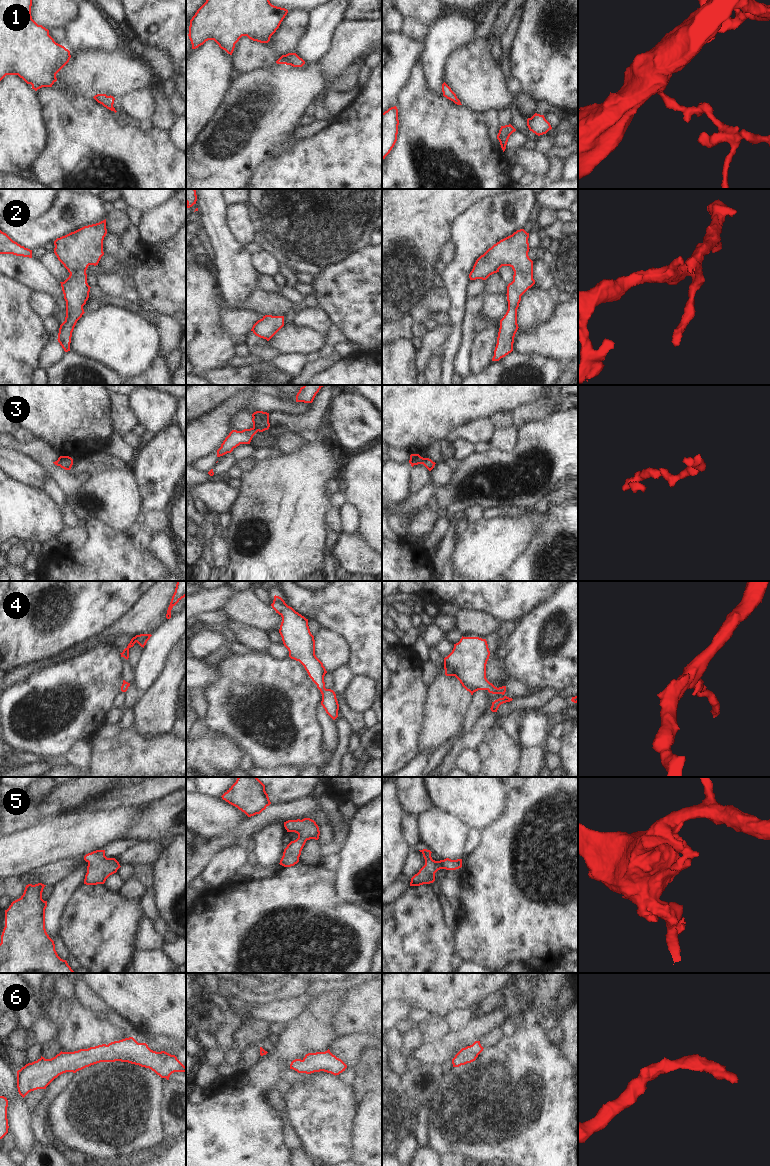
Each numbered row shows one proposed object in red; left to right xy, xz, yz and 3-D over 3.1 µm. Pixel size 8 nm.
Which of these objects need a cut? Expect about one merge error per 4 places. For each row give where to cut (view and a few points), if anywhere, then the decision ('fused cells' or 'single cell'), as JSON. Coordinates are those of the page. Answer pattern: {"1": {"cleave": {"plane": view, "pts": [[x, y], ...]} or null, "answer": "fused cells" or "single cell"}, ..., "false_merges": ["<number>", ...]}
{"1": {"cleave": null, "answer": "single cell"}, "2": {"cleave": null, "answer": "single cell"}, "3": {"cleave": null, "answer": "single cell"}, "4": {"cleave": null, "answer": "single cell"}, "5": {"cleave": null, "answer": "single cell"}, "6": {"cleave": null, "answer": "single cell"}, "false_merges": []}

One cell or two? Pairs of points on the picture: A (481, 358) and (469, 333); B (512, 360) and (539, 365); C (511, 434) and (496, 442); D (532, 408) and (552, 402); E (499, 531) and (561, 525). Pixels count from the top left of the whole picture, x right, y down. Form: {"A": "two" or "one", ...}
{"A": "two", "B": "one", "C": "one", "D": "one", "E": "two"}

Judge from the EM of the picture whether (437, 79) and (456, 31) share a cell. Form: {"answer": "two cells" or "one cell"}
{"answer": "one cell"}

